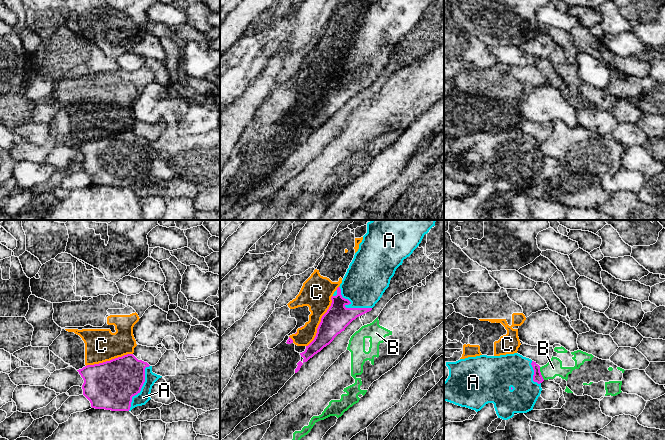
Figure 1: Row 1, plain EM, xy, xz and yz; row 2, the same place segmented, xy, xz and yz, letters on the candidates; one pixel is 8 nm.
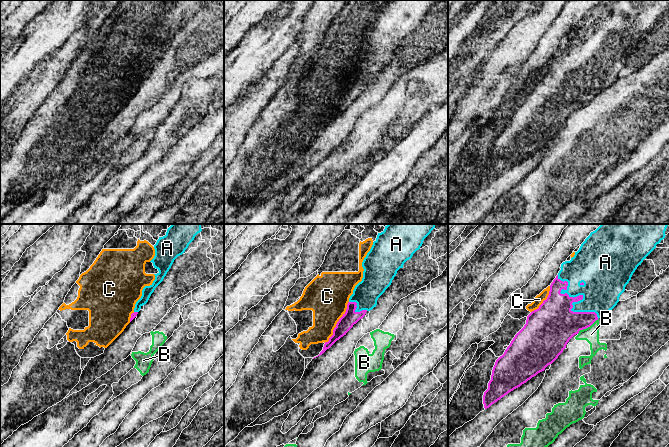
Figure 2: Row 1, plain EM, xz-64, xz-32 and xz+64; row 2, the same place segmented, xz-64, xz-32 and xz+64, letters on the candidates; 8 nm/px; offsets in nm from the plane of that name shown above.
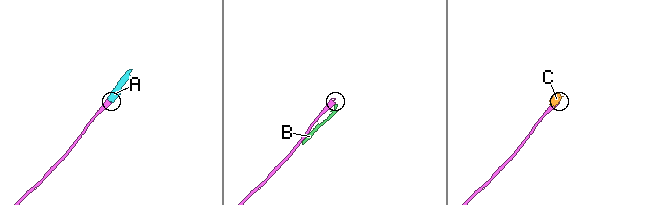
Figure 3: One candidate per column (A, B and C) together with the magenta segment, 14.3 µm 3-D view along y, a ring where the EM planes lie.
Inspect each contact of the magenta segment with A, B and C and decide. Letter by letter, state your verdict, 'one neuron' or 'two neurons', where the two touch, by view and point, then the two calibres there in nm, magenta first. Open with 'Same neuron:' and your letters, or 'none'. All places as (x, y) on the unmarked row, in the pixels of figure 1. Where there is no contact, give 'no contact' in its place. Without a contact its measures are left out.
Same neuron: A
A: one neuron; contact xz (347, 84); calibres 200 and 340 nm
B: two neurons; contact yz (540, 149); calibres 80 and 140 nm
C: two neurons; contact xz (321, 97); calibres 200 and 260 nm

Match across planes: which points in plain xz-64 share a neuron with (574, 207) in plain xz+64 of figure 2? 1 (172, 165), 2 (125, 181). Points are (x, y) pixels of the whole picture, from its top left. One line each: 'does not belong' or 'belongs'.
1: belongs
2: does not belong

